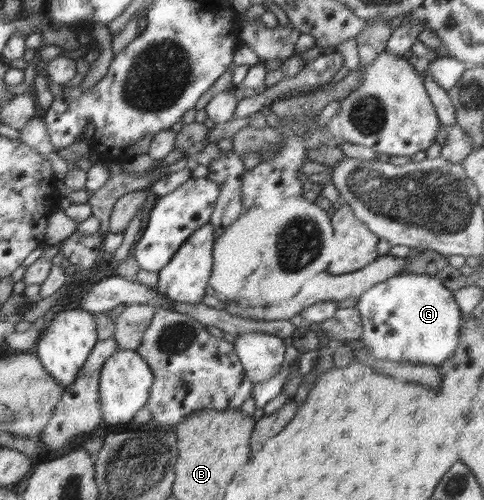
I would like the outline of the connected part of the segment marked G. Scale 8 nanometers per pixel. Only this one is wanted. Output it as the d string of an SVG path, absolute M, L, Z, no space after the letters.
M404 273L390 277L365 291L355 307L362 318L361 338L369 354L379 362L449 367L458 345L464 313L441 275Z

